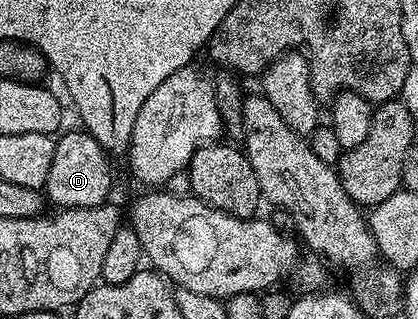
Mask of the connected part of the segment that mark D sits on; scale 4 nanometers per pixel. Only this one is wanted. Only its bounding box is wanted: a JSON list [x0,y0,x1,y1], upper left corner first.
[43,133,113,209]

